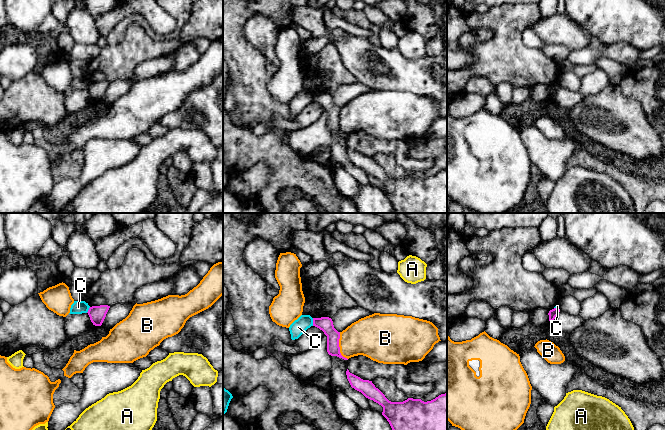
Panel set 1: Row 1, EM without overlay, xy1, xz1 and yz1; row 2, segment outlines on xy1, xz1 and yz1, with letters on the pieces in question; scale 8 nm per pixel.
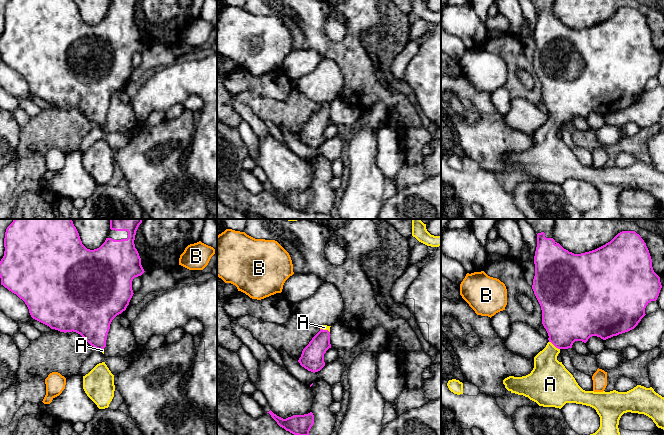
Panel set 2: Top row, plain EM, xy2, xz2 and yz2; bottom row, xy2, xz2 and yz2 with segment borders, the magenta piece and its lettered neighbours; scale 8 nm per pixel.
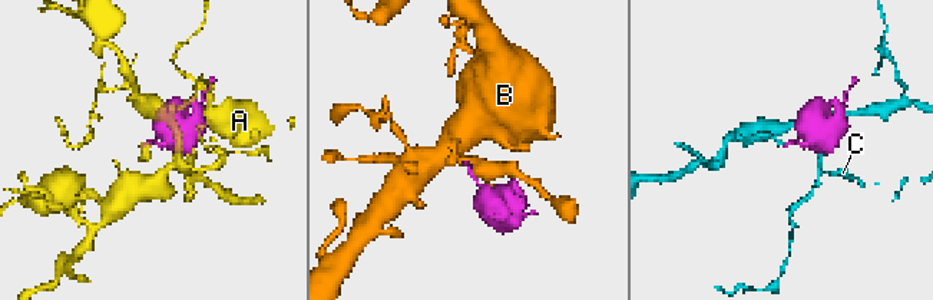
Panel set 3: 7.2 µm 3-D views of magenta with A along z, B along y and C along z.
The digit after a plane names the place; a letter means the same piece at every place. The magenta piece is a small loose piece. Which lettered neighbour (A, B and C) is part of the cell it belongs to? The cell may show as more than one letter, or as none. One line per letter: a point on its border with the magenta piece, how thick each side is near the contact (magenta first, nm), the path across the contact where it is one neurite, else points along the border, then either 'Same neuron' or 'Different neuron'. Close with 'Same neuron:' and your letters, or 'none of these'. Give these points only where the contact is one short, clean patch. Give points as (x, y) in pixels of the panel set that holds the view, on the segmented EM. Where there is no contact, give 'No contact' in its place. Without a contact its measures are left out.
A: Touches magenta at yz2 (554, 345). Thickness 400 nm (magenta) against 280 nm. Path across: yz2 (567, 317), (562, 335), (554, 345), (549, 353), (549, 375). Same neuron
B: Touches magenta at xz1 (338, 346). Thickness 120 nm (magenta) against 300 nm. Boundary: xz1 (339, 332), (339, 352), (347, 359). Different neuron
C: Touches magenta at xz1 (313, 322). Thickness 120 nm (magenta) against 120 nm. Boundary: xz1 (312, 318), (313, 325). Different neuron
Same neuron: A

